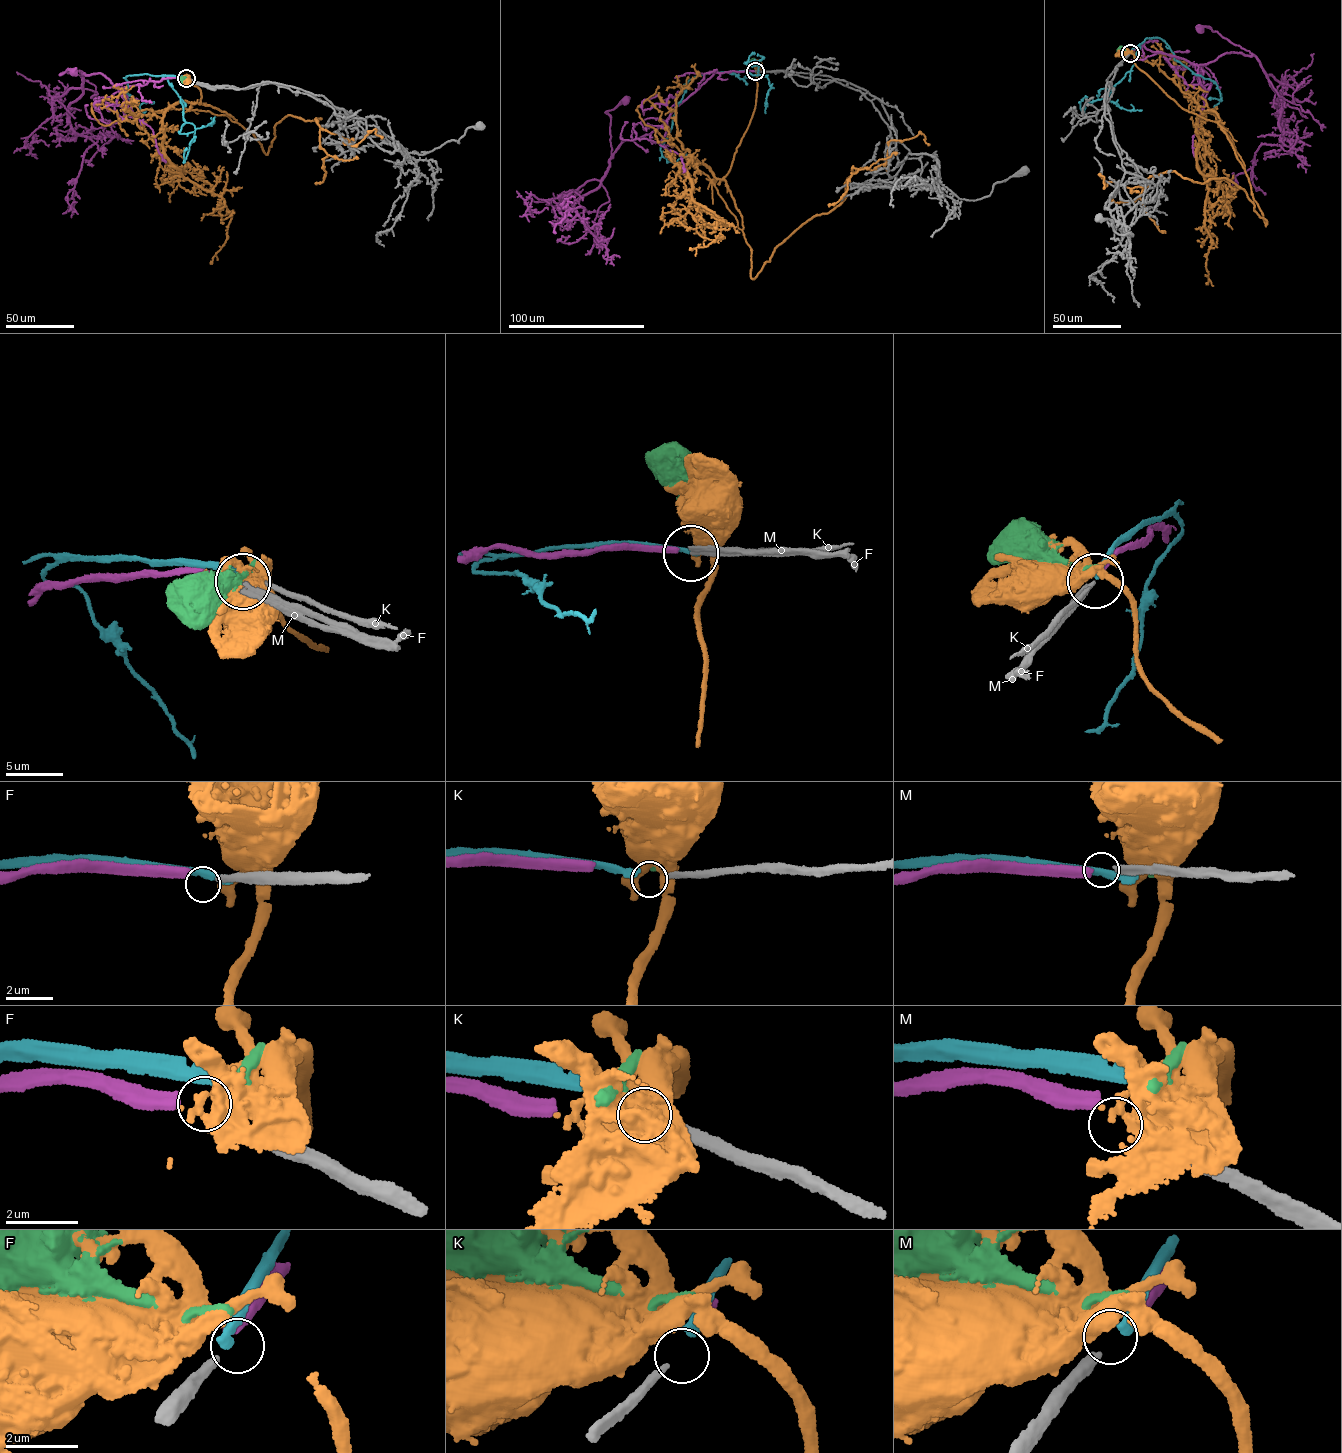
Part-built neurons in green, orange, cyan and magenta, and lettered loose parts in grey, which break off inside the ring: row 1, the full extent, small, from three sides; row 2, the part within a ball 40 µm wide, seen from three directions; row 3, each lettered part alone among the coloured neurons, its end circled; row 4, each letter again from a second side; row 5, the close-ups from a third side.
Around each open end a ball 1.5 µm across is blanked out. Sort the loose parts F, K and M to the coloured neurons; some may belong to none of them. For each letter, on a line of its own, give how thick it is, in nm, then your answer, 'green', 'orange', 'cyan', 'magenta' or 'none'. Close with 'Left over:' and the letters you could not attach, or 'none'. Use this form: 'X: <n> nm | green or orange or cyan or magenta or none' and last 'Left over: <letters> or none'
F: 280 nm | magenta
K: 220 nm | cyan
M: 320 nm | none
Left over: M

